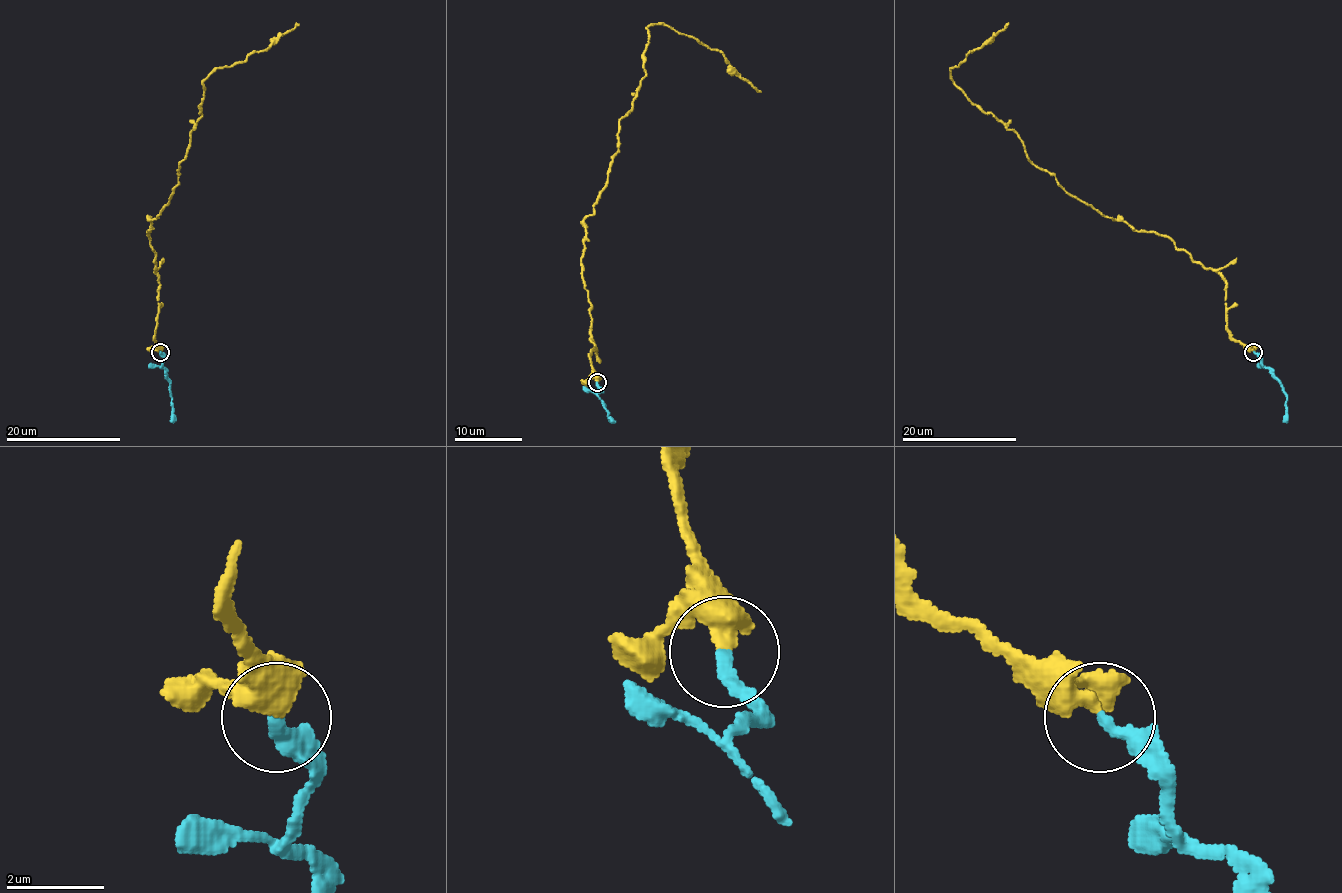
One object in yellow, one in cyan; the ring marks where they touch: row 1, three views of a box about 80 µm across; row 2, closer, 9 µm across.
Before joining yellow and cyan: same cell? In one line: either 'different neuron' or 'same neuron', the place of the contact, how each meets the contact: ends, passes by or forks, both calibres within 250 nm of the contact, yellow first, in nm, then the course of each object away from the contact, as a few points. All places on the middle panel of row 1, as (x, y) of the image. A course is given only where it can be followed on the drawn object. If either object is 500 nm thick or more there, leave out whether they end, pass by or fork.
same neuron; at (597, 382); yellow ends there; cyan ends there; 400 nm thick on the yellow side, 280 nm on the other; yellow runs (597, 382), (583, 220), (646, 75), (648, 27), (663, 24), (717, 49), (759, 91); cyan runs (597, 382), (600, 391), (597, 394), (610, 421), (610, 416)

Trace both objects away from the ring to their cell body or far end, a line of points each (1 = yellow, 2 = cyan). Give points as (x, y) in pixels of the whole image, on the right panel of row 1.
1: (1254, 351), (1228, 331), (1225, 280), (1166, 236), (1134, 230), (1071, 196), (953, 82), (950, 69), (1008, 23)
2: (1254, 352), (1278, 381), (1287, 398), (1282, 422)

